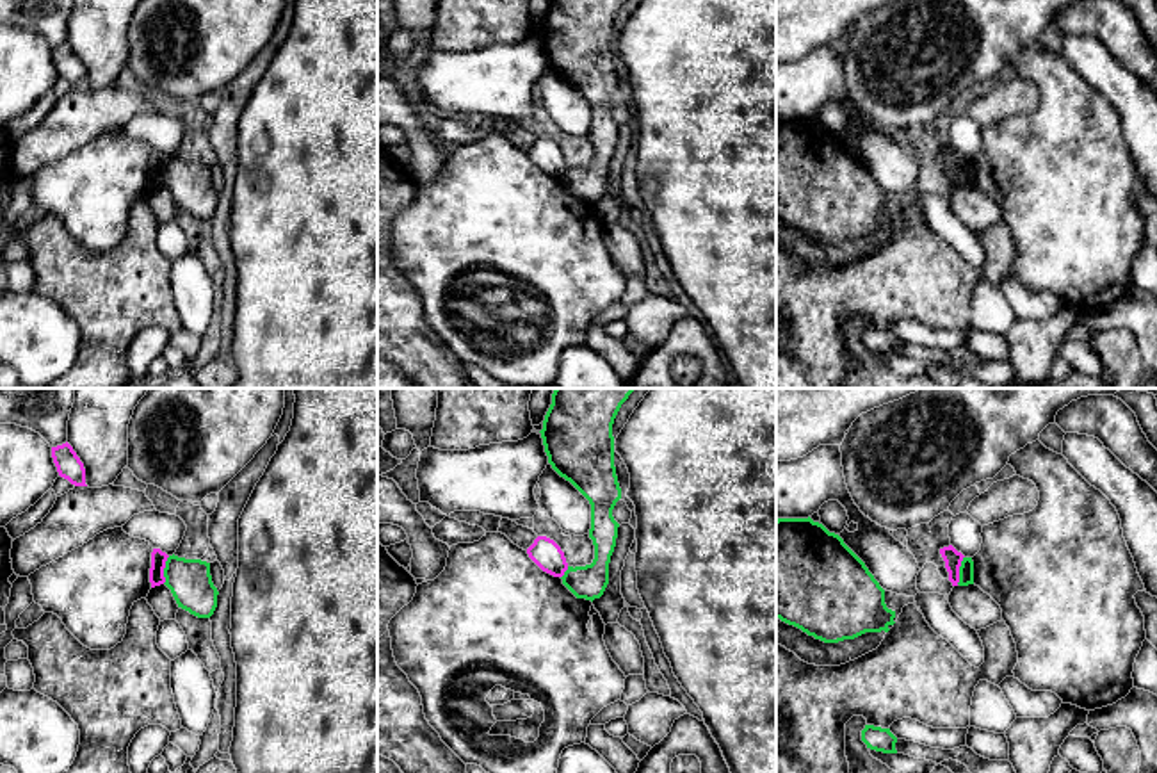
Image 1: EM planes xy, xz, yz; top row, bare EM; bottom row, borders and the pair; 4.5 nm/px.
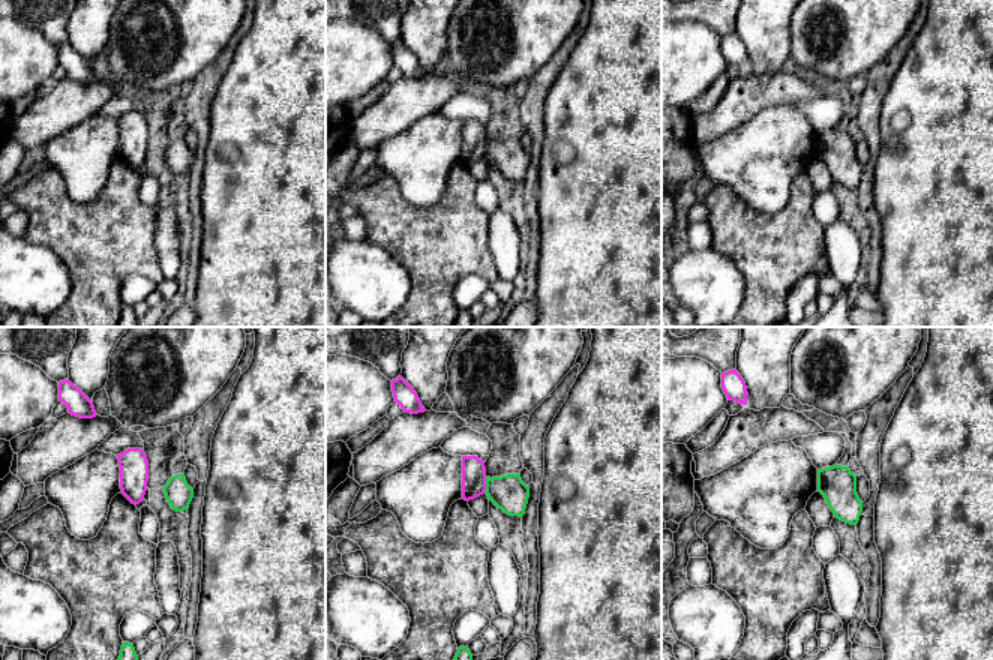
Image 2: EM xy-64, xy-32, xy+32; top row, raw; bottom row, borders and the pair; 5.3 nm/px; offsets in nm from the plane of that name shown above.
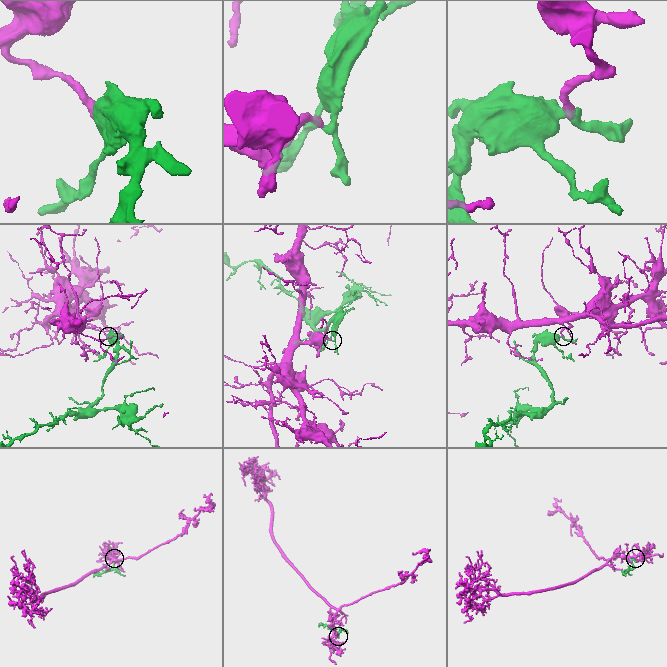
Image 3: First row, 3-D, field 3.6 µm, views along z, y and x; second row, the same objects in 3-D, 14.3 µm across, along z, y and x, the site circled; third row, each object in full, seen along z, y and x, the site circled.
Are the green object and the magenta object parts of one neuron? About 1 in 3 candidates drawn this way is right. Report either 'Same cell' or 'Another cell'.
Another cell

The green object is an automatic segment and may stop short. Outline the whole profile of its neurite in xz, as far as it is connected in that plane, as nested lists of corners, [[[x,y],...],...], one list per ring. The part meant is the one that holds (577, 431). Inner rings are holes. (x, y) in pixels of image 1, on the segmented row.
[[[555,388],[552,404],[545,415],[541,438],[552,468],[570,481],[591,504],[589,538],[595,545],[595,559],[586,566],[568,566],[562,584],[586,600],[600,598],[609,584],[609,563],[616,547],[619,524],[612,517],[621,488],[614,467],[612,424],[634,388]]]

